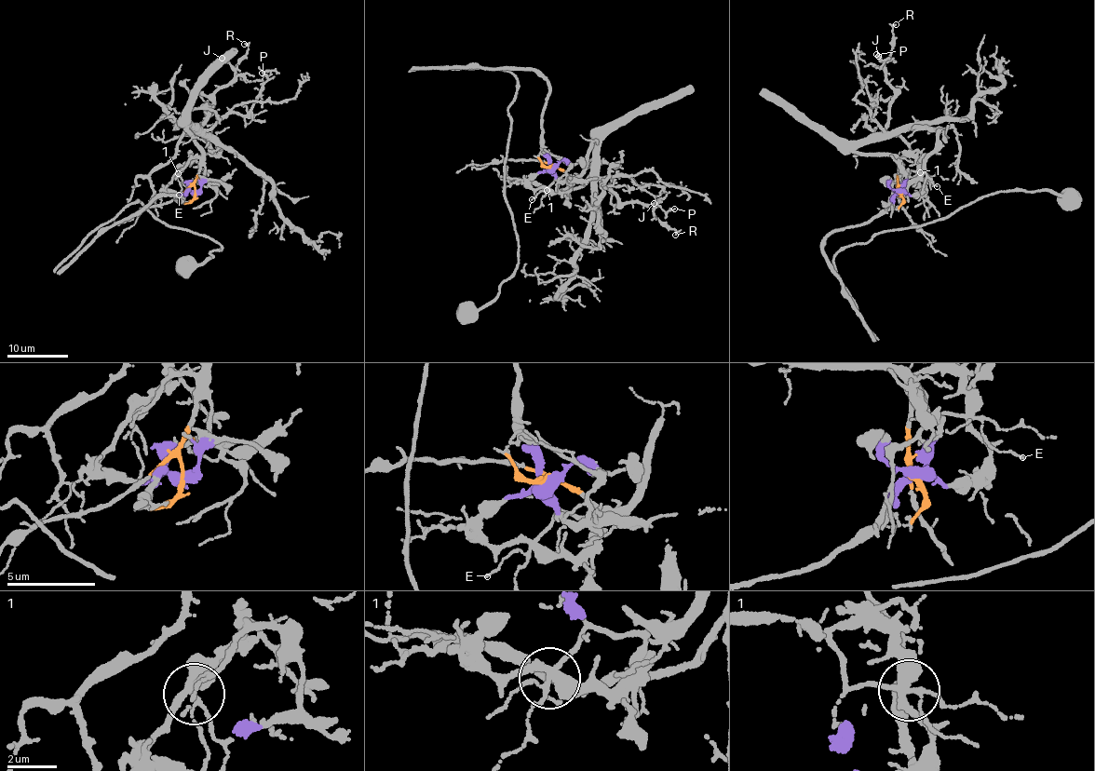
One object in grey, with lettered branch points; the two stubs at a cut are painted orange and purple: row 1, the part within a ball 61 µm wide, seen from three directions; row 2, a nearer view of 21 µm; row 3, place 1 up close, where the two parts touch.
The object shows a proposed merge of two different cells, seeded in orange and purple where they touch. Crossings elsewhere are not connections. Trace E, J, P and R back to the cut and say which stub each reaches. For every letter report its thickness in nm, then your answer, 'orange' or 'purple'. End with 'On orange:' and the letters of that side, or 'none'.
E: 110 nm thick; orange
J: 180 nm thick; orange
P: 110 nm thick; orange
R: 90 nm thick; orange
On orange: E, J, P, R

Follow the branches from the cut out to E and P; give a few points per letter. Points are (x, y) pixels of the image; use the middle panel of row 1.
E: (551, 166), (575, 177), (554, 178), (546, 191), (532, 199)
P: (551, 166), (574, 178), (593, 142), (601, 181), (623, 204), (658, 200), (666, 212), (674, 209)

